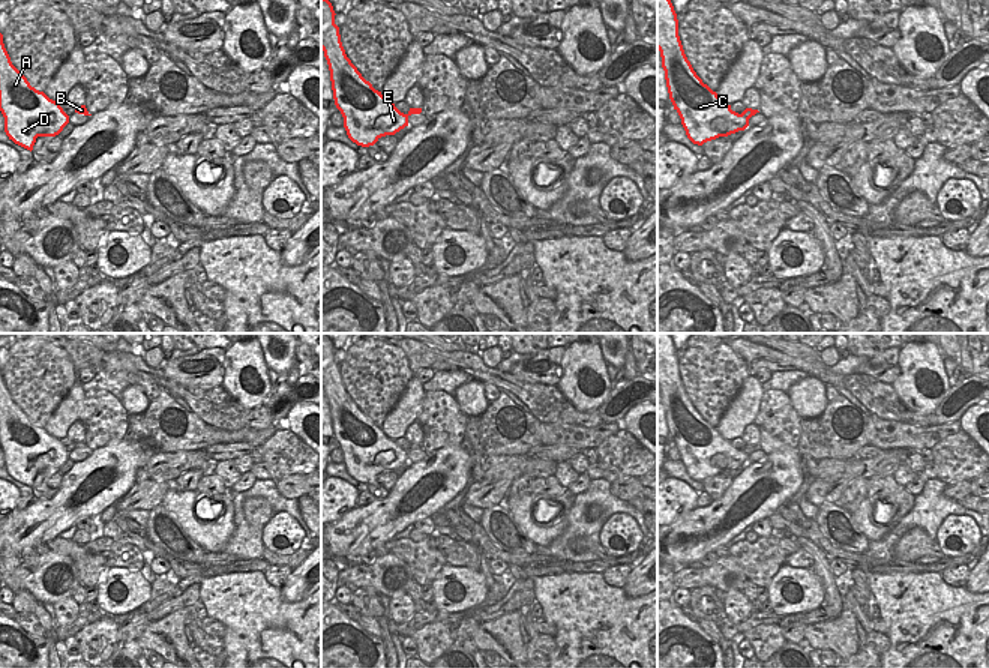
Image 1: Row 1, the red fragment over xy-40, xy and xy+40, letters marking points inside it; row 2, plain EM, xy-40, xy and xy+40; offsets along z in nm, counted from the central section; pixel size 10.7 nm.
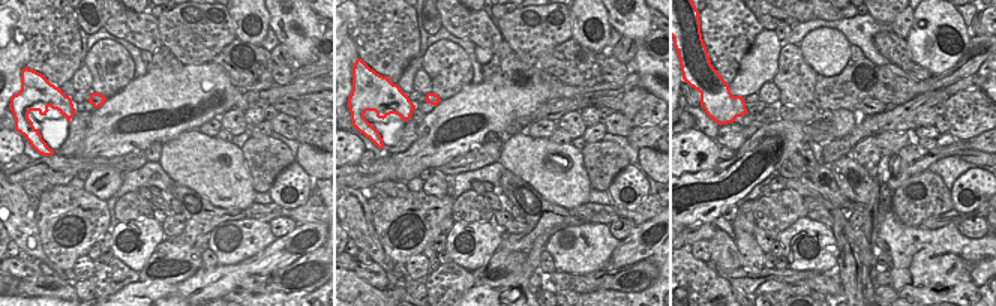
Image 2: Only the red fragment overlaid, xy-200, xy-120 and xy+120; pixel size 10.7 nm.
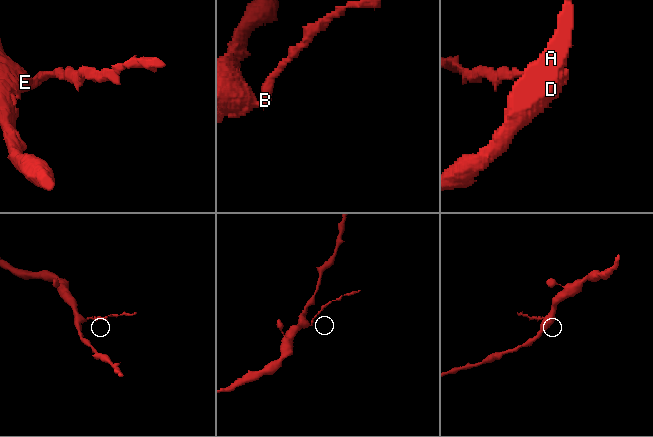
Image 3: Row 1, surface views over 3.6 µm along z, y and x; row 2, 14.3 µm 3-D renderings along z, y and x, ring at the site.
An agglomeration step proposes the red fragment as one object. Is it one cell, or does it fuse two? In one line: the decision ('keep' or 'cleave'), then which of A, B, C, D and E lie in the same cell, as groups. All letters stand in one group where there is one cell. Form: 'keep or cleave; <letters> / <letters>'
cleave; A C D E / B

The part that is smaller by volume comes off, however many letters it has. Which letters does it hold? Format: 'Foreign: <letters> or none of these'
Foreign: B

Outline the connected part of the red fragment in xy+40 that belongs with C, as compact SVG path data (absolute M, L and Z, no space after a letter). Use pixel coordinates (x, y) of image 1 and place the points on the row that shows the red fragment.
M657 0L657 50L669 99L693 144L702 146L749 126L749 119L732 111L693 71L678 36L671 0Z

